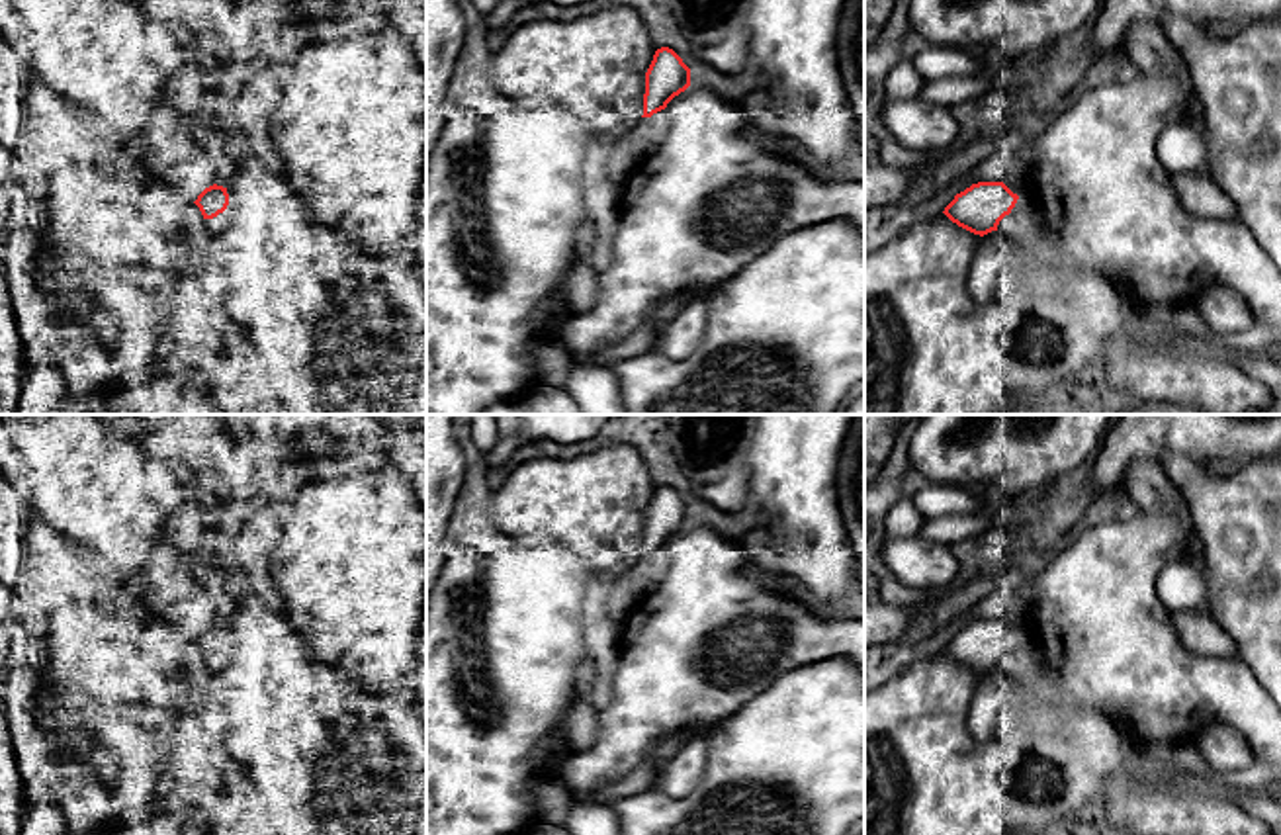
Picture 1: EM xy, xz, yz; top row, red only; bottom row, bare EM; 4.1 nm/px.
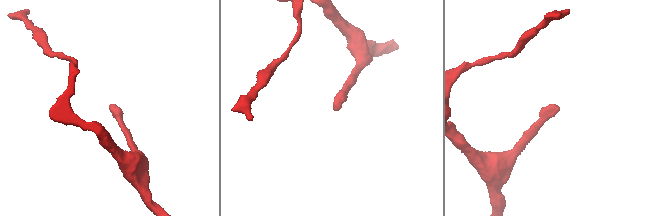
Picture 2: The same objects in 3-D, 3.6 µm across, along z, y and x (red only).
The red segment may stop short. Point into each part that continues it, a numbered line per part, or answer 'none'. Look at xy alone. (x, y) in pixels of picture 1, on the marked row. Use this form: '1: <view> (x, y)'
1: xy (218, 223)

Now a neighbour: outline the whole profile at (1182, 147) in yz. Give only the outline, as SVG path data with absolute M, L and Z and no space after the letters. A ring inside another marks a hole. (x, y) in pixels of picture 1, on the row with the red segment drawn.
M1187 117L1170 123L1156 139L1158 162L1173 174L1205 172L1211 174L1211 151L1203 121Z

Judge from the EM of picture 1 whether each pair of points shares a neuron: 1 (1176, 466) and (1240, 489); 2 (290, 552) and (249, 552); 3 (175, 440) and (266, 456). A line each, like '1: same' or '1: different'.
1: same
2: different
3: same

